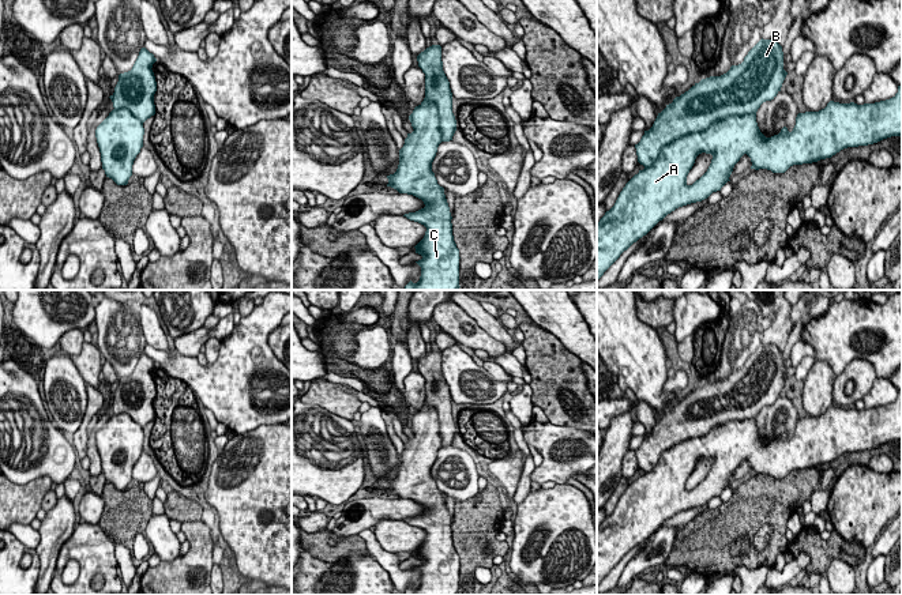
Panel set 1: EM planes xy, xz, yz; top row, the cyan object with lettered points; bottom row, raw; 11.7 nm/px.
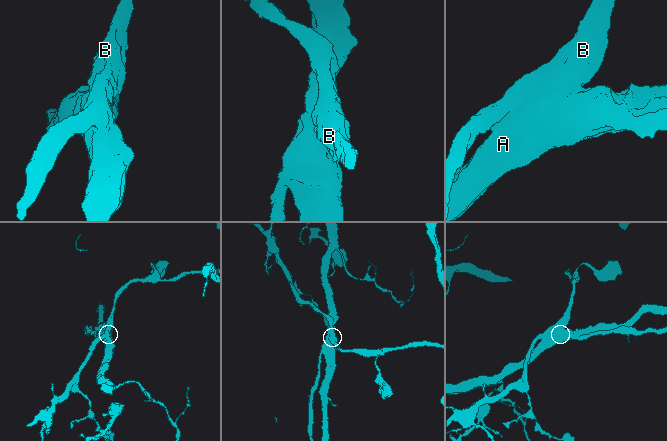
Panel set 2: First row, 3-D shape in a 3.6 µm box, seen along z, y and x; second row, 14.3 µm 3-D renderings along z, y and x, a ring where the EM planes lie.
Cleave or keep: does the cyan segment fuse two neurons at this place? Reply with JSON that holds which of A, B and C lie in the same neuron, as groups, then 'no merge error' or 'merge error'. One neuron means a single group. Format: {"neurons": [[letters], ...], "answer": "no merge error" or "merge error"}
{"neurons": [["A", "C"], ["B"]], "answer": "merge error"}

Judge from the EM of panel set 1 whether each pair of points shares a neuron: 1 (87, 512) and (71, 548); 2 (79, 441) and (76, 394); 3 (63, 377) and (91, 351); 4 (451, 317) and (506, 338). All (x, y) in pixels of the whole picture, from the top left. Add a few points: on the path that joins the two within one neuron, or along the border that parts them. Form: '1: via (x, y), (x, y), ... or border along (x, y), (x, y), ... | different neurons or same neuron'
1: border along (82, 520), (97, 524) | different neurons
2: border along (86, 396), (83, 420), (72, 433) | different neurons
3: border along (66, 356), (86, 383) | different neurons
4: border along (461, 308), (508, 349) | different neurons

